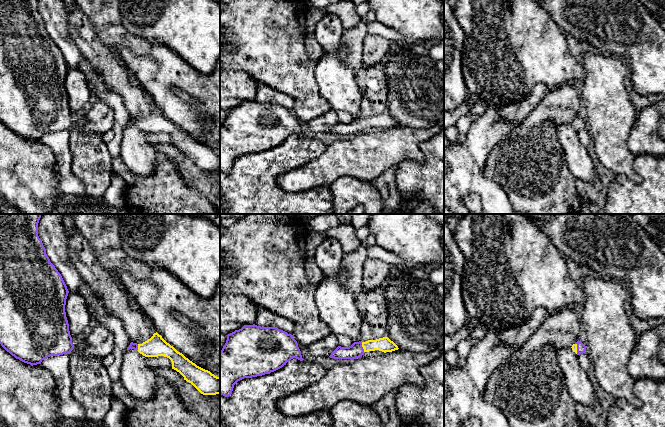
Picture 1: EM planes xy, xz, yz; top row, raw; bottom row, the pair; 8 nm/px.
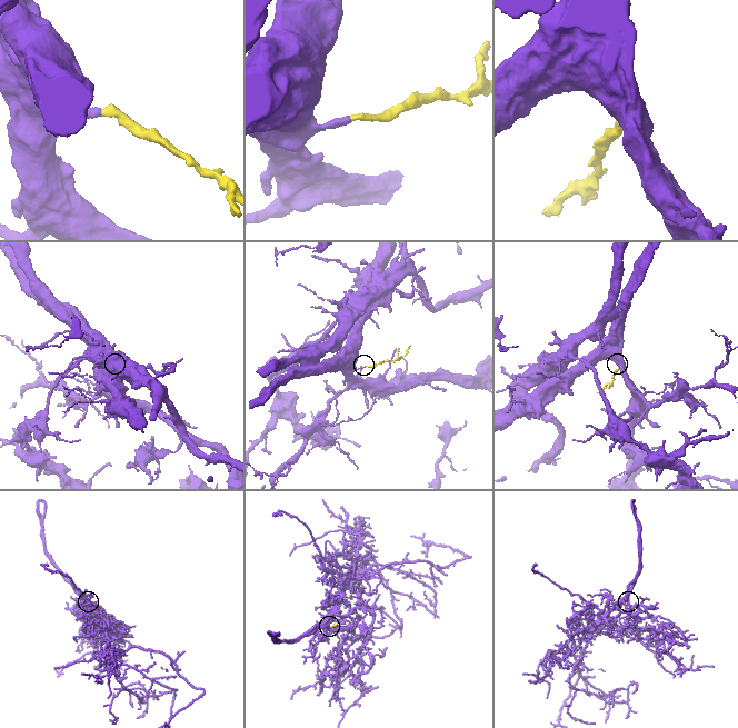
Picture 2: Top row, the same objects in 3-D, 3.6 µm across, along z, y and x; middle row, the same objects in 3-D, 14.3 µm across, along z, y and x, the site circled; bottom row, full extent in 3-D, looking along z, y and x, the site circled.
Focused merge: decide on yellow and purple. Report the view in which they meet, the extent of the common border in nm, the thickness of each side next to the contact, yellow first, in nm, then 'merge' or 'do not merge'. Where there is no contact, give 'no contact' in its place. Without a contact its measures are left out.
xz | 80 nm | 120/120 nm | merge

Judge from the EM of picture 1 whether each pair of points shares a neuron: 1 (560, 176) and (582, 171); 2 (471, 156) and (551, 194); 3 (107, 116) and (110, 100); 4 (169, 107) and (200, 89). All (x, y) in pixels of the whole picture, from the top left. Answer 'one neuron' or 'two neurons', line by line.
1: two neurons
2: two neurons
3: two neurons
4: one neuron

